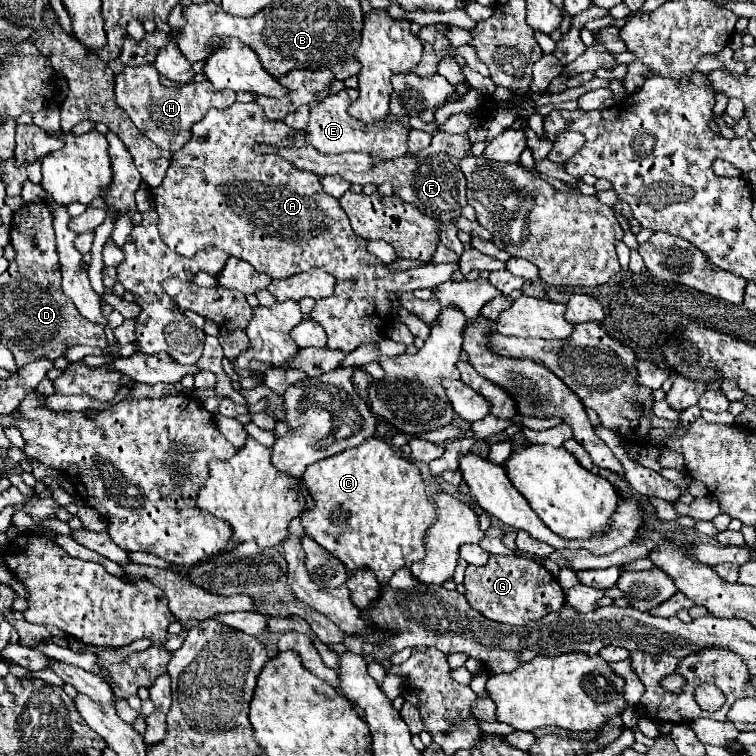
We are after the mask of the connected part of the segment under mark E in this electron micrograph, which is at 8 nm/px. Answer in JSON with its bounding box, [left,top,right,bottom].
[309,88,409,160]

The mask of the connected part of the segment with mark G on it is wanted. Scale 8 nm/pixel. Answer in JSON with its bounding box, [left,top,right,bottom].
[463,556,565,626]

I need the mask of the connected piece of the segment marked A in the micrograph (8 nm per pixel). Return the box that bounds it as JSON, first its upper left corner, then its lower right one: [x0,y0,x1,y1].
[151,102,459,354]

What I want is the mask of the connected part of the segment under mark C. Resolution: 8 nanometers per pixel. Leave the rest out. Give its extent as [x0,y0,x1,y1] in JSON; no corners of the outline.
[303,438,437,584]

